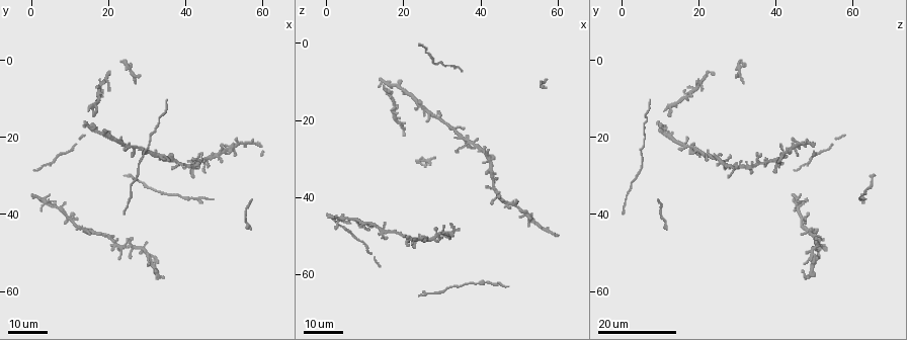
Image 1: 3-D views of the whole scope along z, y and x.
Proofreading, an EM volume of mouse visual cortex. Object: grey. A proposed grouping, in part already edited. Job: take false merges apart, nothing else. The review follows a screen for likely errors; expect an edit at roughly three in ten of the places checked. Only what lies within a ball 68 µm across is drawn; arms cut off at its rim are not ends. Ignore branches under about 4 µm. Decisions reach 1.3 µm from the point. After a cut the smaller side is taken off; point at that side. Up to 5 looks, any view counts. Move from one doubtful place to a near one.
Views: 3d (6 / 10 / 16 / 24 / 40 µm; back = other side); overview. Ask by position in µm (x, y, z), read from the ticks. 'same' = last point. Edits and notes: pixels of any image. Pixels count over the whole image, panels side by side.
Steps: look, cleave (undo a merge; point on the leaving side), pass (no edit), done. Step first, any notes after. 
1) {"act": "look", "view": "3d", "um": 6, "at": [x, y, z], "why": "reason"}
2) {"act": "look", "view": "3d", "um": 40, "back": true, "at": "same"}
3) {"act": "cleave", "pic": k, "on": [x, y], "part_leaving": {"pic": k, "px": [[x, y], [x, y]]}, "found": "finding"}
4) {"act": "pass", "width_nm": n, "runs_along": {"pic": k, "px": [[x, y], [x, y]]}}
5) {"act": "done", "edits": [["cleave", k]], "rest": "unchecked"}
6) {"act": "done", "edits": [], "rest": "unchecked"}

{"act": "look", "view": "3d", "um": 24, "at": [41.5, 28.0, 28.5], "why": "looks like a crossing"}

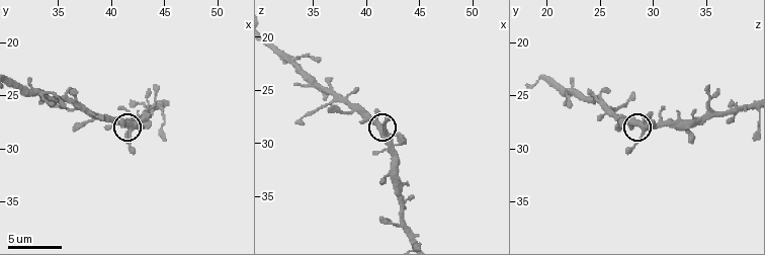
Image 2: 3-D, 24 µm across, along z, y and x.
{"act": "look", "view": "3d", "um": 6, "at": [41.8, 28.4, 29.2], "why": "closer look"}

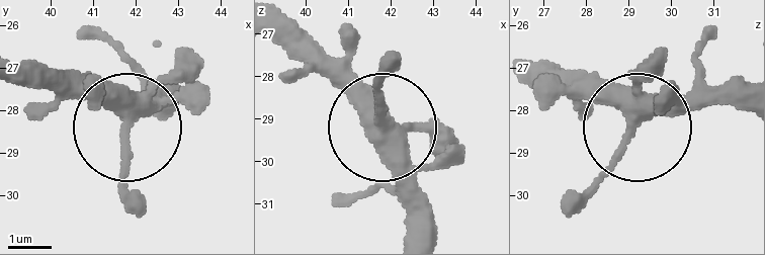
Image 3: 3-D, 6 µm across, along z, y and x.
{"act": "pass", "width_nm": 380, "runs_along": {"pic": 3, "px": [[20, 63], [75, 77], [118, 116], [130, 139], [130, 211]]}, "found": "continuous, no second neuron"}

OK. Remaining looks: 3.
{"act": "look", "view": "3d", "um": 16, "at": [43.4, 26.0, 35.4], "why": "looks like a crossing"}

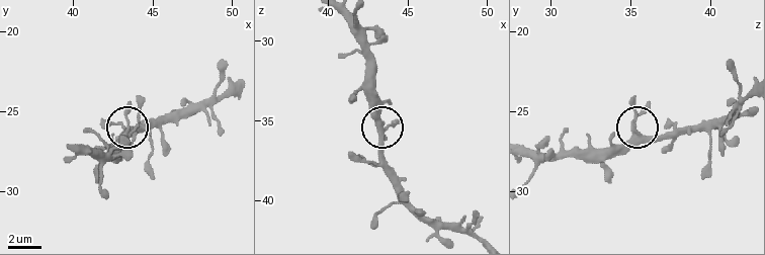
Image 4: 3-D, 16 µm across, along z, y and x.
{"act": "pass", "runs_along": {"pic": 4, "px": [[344, 18], [361, 47], [368, 103], [380, 122], [397, 123]]}, "found": "continuous, no second neuron"}

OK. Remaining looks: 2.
{"act": "look", "view": "3d", "um": 24, "at": [24.5, 23.0, 16.0], "why": "two arms in line, one across"}

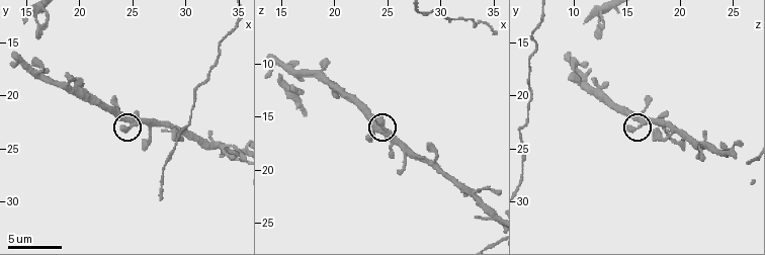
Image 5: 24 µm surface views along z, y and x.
{"act": "look", "view": "3d", "um": 6, "at": [24.6, 22.8, 16.0]}

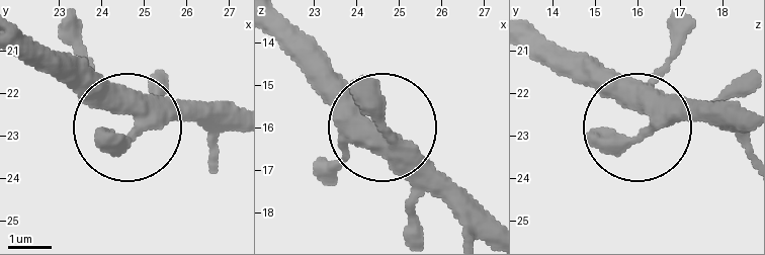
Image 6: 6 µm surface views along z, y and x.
{"act": "pass", "arms": 3, "runs_along": {"pic": 6, "px": [[485, 225], [303, 44]]}, "found": "all the same neuron"}

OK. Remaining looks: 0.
{"act": "done", "edits": [], "rest": "unchecked"}

